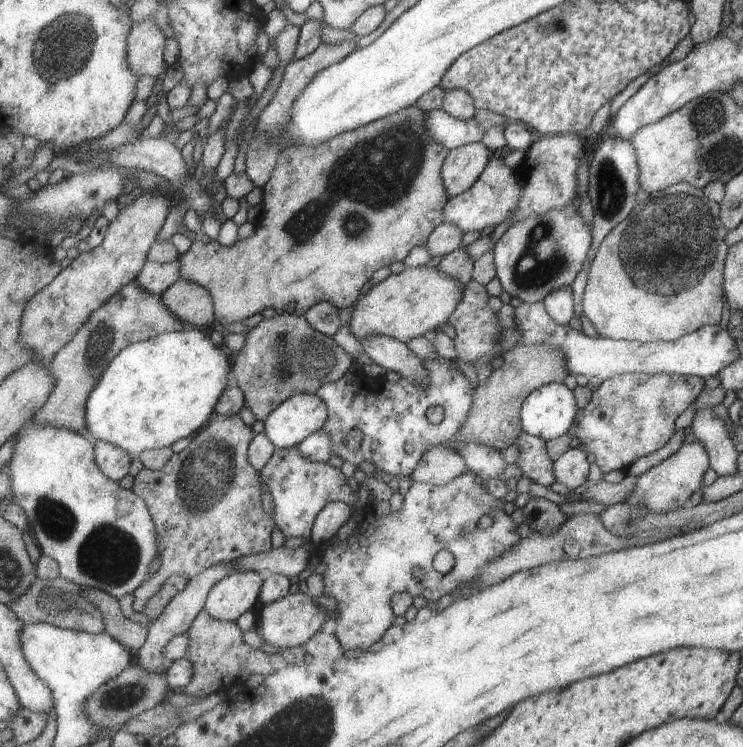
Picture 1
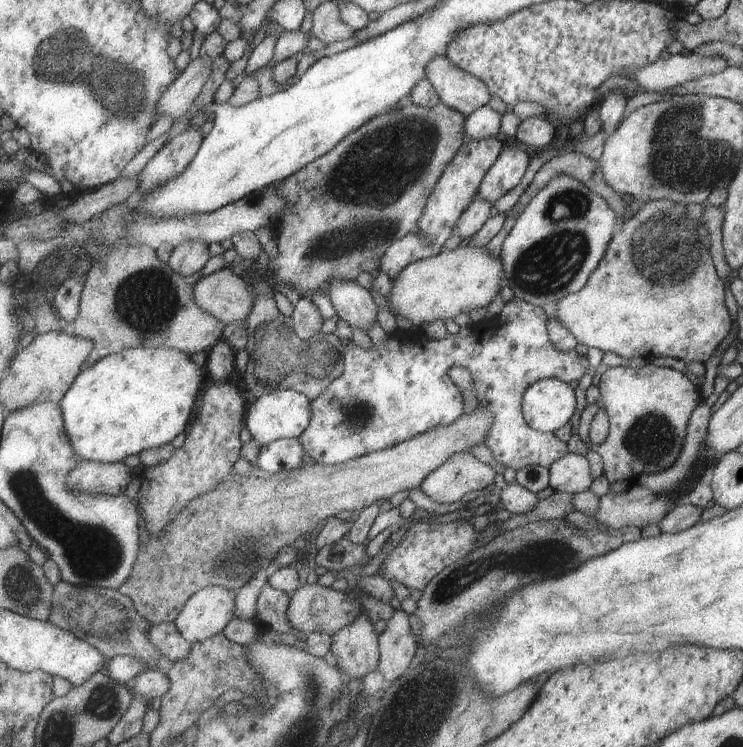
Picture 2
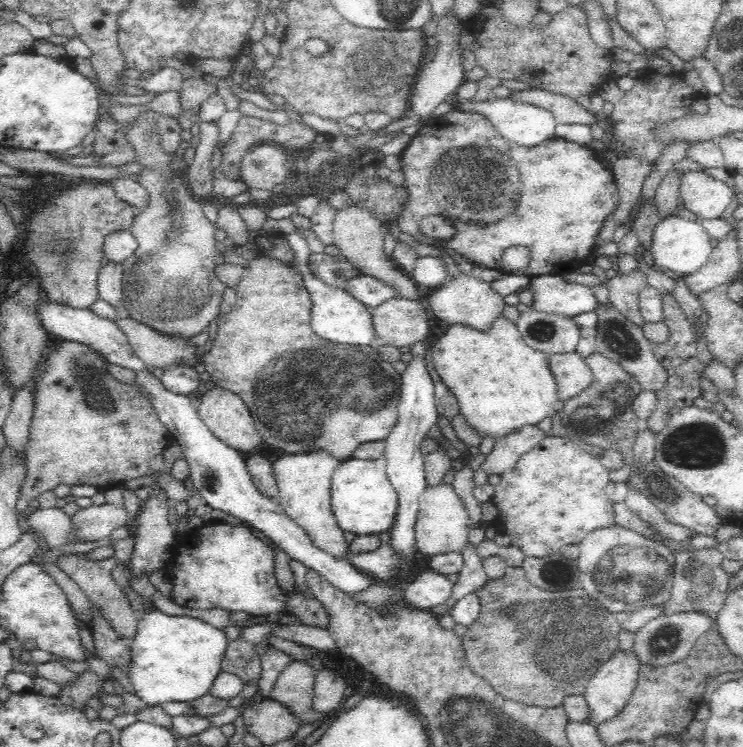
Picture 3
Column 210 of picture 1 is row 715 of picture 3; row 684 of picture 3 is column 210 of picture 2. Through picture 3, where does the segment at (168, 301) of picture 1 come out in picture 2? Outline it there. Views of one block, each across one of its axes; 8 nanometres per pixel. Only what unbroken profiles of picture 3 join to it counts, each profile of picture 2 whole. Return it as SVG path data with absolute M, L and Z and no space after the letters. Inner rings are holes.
M226 266L210 275L202 278L194 286L194 295L197 304L213 316L219 317L226 326L235 321L245 321L255 306L256 294L251 284L239 276L231 267Z

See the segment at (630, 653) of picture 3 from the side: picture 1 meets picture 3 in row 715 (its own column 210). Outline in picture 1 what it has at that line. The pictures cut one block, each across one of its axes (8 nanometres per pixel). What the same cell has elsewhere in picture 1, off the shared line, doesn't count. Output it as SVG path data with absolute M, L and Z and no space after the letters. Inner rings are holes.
M241 571L219 580L209 593L205 608L217 620L237 621L260 600L266 575Z

